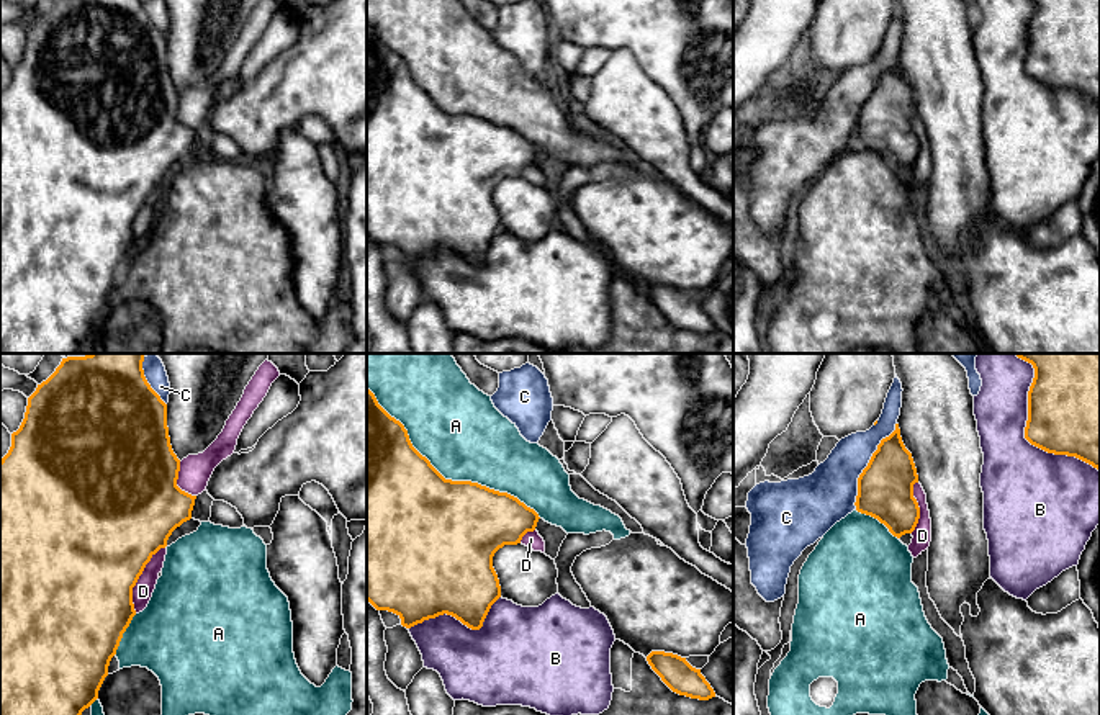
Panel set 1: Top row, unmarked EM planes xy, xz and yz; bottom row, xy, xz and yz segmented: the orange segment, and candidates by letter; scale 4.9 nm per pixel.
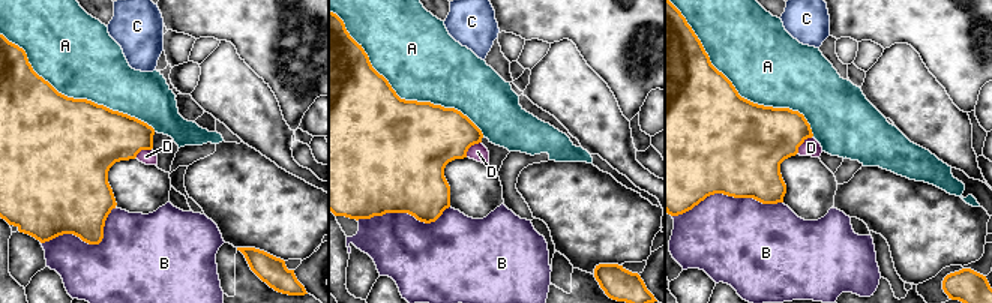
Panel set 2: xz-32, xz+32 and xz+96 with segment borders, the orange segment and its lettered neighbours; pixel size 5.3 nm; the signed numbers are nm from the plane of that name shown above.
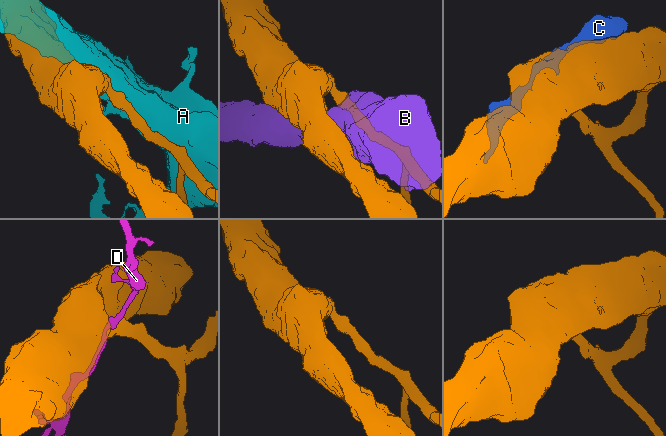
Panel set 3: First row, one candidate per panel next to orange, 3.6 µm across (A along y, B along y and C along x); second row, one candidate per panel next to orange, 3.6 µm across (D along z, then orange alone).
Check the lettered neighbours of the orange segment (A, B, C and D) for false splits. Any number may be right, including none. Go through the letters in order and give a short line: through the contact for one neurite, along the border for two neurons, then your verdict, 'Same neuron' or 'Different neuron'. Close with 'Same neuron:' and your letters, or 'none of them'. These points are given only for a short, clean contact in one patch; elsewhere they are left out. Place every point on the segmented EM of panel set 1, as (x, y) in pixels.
A: Different neuron
B: Different neuron
C: Different neuron
D: Different neuron
Same neuron: none of them

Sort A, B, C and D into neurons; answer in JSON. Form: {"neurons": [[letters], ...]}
{"neurons": [["A"], ["B"], ["C"], ["D"]]}

